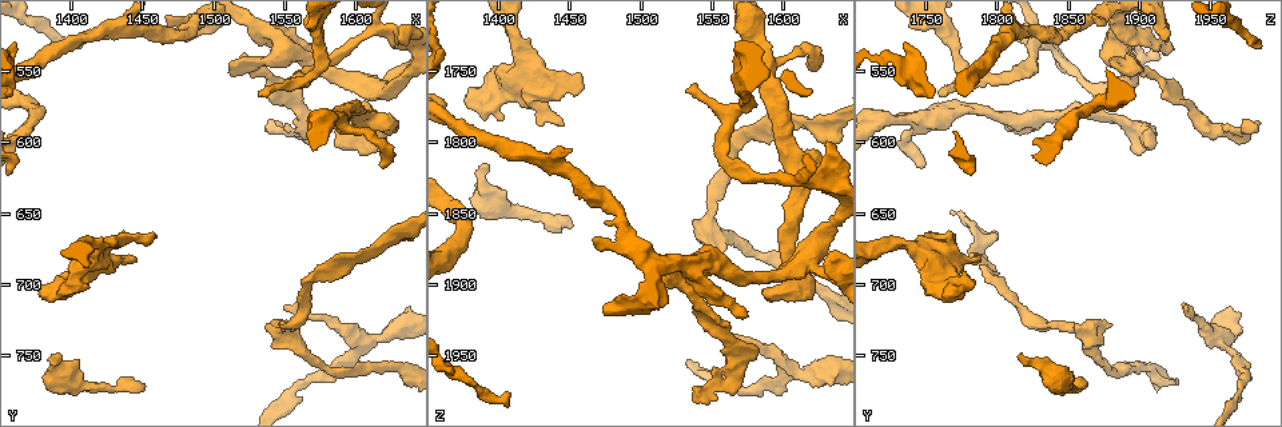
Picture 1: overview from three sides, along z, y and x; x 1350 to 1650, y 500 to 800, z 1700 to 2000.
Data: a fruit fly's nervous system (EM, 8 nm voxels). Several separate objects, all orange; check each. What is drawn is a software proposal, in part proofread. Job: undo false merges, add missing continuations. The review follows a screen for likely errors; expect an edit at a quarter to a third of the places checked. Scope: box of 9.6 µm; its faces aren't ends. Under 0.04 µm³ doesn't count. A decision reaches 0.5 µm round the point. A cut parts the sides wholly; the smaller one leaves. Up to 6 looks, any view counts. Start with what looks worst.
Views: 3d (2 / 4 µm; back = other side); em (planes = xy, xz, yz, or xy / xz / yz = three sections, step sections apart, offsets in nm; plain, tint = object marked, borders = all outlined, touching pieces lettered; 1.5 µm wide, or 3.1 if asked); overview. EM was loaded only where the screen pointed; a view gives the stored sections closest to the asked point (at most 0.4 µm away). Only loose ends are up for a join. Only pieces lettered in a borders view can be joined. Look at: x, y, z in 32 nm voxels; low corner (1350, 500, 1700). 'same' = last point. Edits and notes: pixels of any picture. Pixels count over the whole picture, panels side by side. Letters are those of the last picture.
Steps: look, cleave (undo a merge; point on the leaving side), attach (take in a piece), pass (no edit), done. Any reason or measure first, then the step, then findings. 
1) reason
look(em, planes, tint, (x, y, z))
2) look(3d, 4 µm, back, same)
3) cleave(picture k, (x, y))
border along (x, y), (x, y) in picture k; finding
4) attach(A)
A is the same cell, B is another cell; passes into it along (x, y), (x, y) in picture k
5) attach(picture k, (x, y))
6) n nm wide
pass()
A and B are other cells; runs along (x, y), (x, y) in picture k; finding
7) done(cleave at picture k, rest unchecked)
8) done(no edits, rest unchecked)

stops while still wide
look(em, yz, step 8, plain, (1584, 602, 1906))

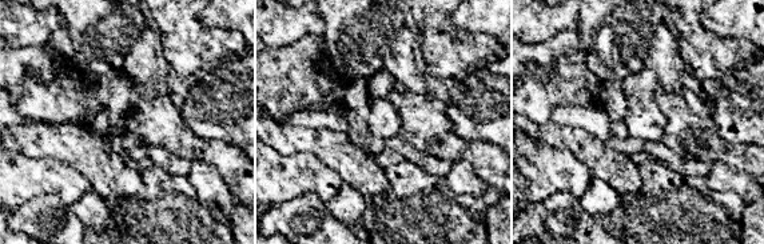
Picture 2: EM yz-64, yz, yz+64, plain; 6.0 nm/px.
what lies round it
look(em, yz, step 8, borders, same)

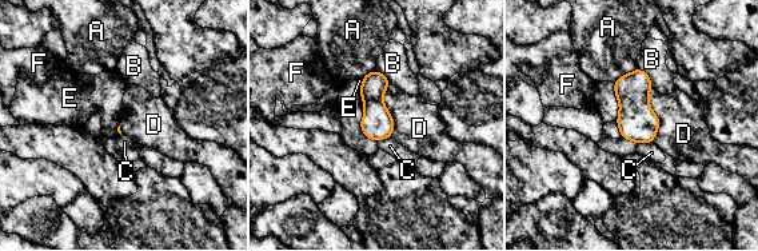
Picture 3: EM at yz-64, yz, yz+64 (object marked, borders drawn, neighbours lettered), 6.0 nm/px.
D touches over 320 nm
pass()
A, B, C, D, E and F are other cells; border along (389, 84), (383, 104), (391, 136) in picture 3; none of them fits

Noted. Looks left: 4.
free end
look(3d, 2 µm, (1456, 666, 1750))

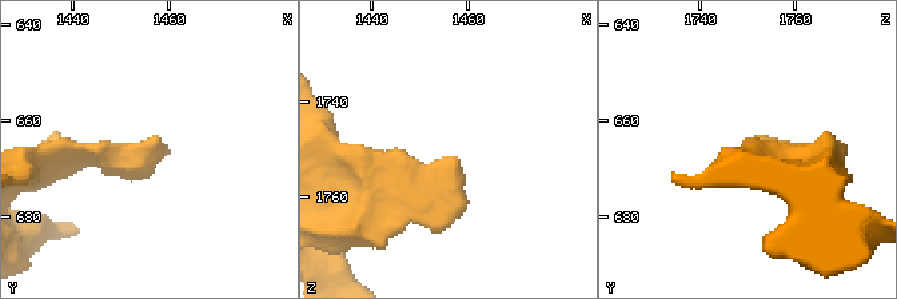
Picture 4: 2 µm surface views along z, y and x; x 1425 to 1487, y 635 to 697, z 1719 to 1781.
need the tissue
look(em, planes, borders, (1458, 665, 1752))

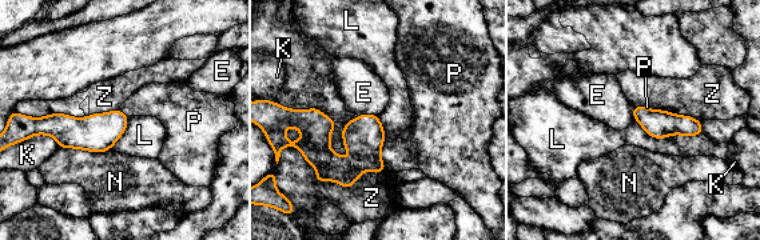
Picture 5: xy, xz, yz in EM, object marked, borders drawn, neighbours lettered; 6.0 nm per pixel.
170 nm wide
pass()
E, K, L, N, P and Z are other cells; border along (633, 118), (656, 138), (701, 134) in picture 5; no lettered piece goes on from it

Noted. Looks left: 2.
free end
look(em, planes, borders, (1566, 520, 1736))

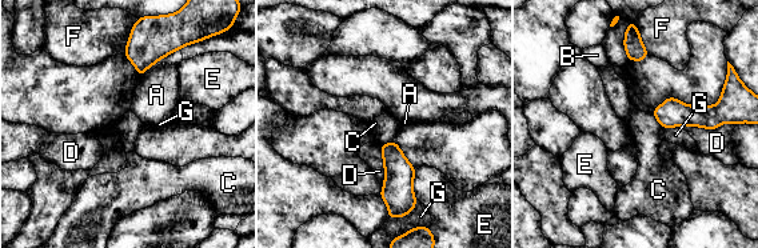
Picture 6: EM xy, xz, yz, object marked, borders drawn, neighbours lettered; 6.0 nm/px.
pass()
A, B, C, D, E, F and G are other cells; border along (651, 112), (661, 126) in picture 6; none of them fits

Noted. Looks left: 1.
done(no edits, rest unchecked)

